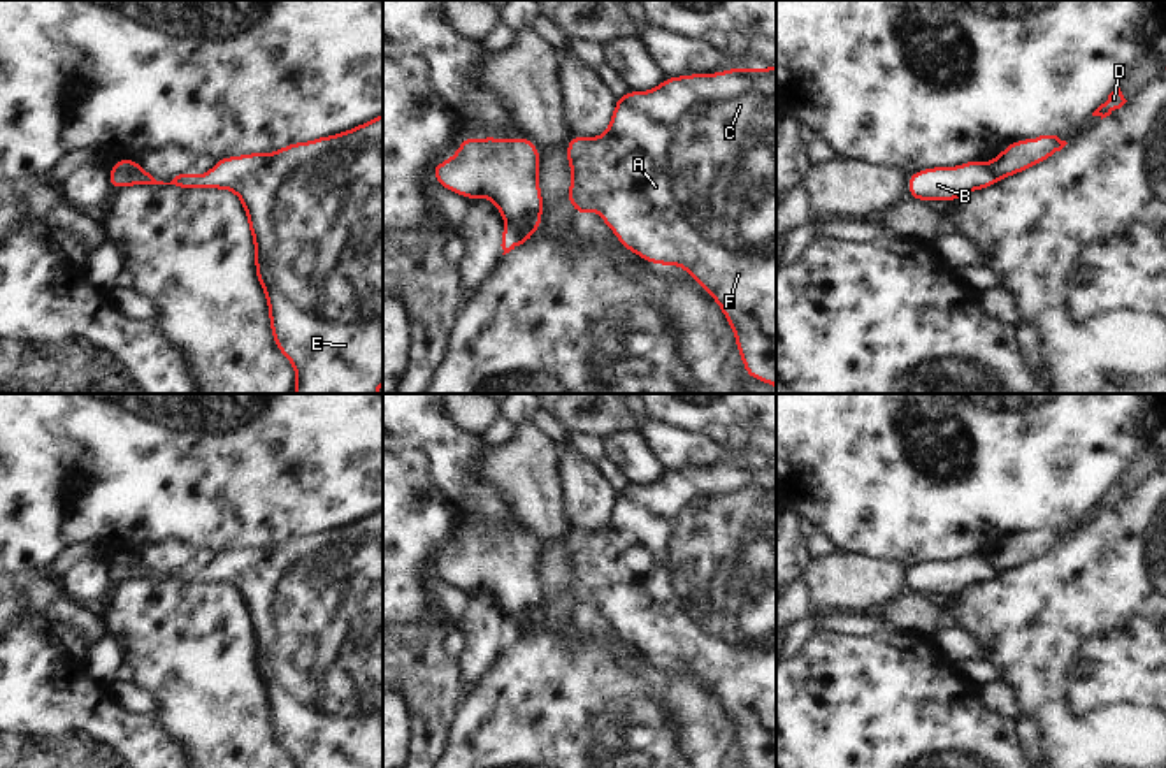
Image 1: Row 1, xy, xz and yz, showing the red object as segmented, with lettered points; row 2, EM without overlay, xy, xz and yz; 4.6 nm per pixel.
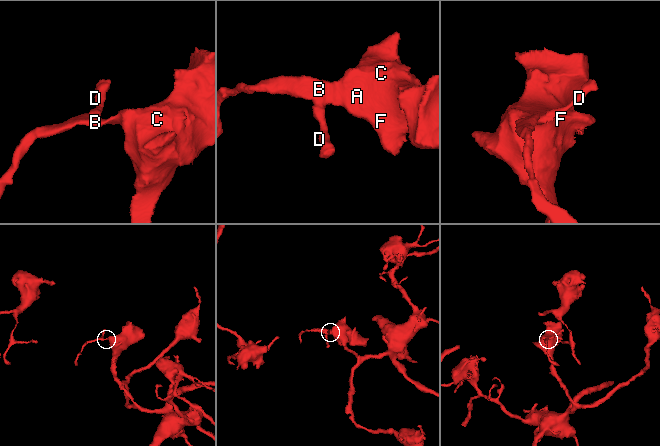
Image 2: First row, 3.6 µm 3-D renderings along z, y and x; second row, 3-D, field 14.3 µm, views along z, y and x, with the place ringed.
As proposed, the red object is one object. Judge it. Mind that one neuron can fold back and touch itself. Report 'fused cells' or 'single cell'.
fused cells

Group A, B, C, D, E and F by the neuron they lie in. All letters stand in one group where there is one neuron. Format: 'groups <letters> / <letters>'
groups A B C E F / D

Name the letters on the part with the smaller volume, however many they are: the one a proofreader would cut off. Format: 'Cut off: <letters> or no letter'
Cut off: D

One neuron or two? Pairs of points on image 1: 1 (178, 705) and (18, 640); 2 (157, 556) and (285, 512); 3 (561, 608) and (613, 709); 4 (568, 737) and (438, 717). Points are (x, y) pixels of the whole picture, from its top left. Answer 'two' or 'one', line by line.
1: two
2: two
3: two
4: two

